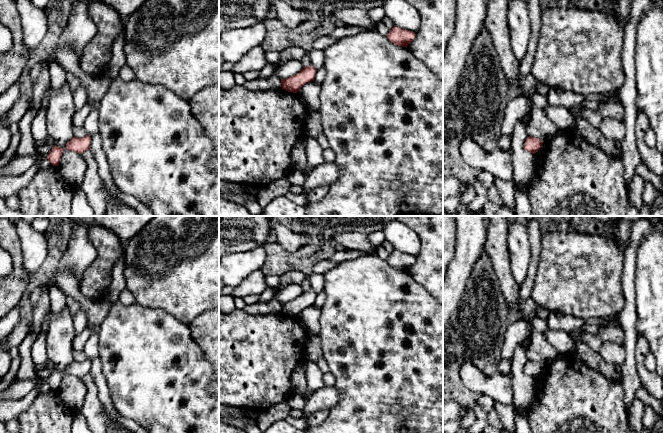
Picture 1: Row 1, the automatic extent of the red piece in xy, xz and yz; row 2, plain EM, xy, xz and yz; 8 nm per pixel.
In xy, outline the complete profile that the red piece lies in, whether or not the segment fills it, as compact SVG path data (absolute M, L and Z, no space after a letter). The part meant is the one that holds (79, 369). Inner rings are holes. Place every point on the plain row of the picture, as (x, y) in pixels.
M90 359L85 361L74 361L66 368L66 374L74 375L79 378L90 373L91 362Z

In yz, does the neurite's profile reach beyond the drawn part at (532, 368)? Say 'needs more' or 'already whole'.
already whole

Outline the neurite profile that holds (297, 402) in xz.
M296 393L288 399L288 402L293 410L303 410L306 404L306 399L302 395Z

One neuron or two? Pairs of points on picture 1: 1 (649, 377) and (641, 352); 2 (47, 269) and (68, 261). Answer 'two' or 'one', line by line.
1: one
2: two

